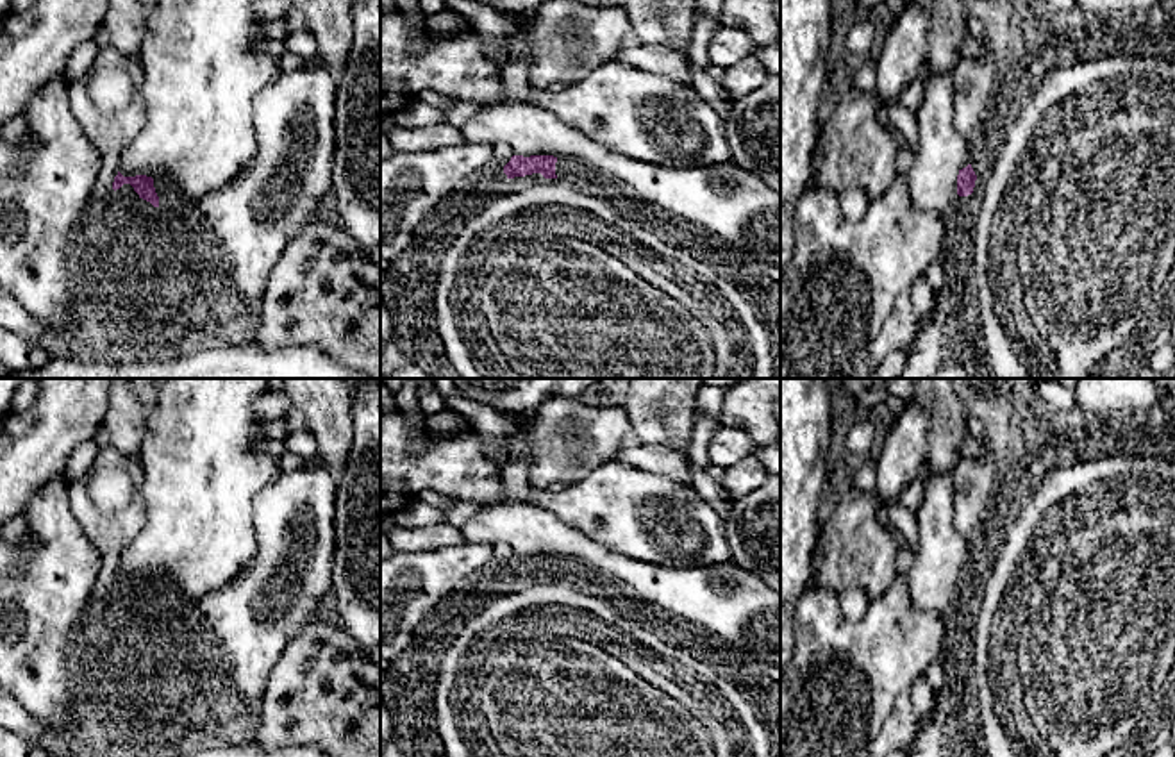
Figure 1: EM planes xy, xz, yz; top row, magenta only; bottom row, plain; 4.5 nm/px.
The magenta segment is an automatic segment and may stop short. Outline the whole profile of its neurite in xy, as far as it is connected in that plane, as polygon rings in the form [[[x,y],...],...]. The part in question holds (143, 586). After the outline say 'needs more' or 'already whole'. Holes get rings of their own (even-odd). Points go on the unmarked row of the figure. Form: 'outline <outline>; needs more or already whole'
outline [[[120,571],[114,577],[112,589],[120,589],[123,584],[130,584],[139,598],[150,602],[154,607],[159,607],[159,596],[154,587],[154,578],[146,575],[123,577]]]; already whole

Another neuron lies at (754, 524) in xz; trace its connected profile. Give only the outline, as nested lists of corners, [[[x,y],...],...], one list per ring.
[[[780,437],[755,446],[754,455],[768,477],[759,489],[734,500],[725,518],[727,541],[732,561],[780,596]]]

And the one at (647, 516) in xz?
[[[618,453],[568,489],[530,487],[529,498],[596,543],[650,564],[732,561],[725,520],[691,484],[630,468]]]

